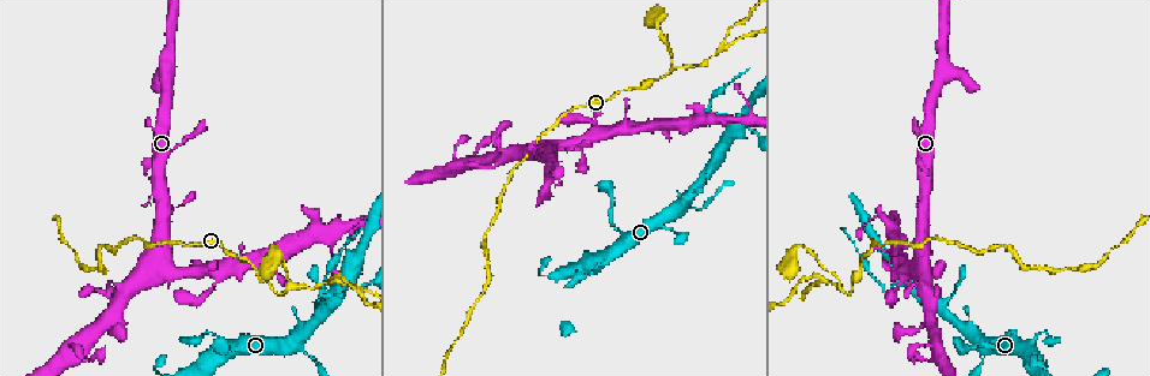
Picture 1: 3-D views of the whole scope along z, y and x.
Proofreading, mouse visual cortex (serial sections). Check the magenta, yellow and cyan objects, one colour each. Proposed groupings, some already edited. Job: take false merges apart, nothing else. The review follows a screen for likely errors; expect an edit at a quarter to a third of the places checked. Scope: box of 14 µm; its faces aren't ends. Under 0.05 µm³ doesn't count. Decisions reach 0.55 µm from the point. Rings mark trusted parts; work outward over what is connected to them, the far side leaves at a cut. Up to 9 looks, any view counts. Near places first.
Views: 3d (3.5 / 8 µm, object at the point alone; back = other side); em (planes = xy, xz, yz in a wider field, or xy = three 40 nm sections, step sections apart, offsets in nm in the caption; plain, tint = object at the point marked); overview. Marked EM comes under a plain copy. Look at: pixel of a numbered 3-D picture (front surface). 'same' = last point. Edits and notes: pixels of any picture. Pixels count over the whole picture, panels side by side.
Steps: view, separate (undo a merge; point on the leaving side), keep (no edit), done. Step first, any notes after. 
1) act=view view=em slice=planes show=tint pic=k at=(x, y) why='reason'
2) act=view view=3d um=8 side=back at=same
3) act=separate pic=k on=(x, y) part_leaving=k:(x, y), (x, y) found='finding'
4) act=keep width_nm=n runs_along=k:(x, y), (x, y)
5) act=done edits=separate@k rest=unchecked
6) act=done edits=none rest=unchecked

act=view view=3d um=3.5 side=back pic=1 at=(667, 227) why='abrupt turn'

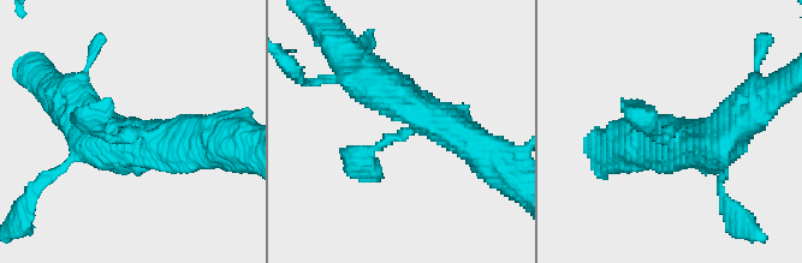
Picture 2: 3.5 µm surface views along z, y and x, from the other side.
act=view view=em slice=xy step=1 show=tint pic=2 at=(665, 135) why='shape alone is not enough'

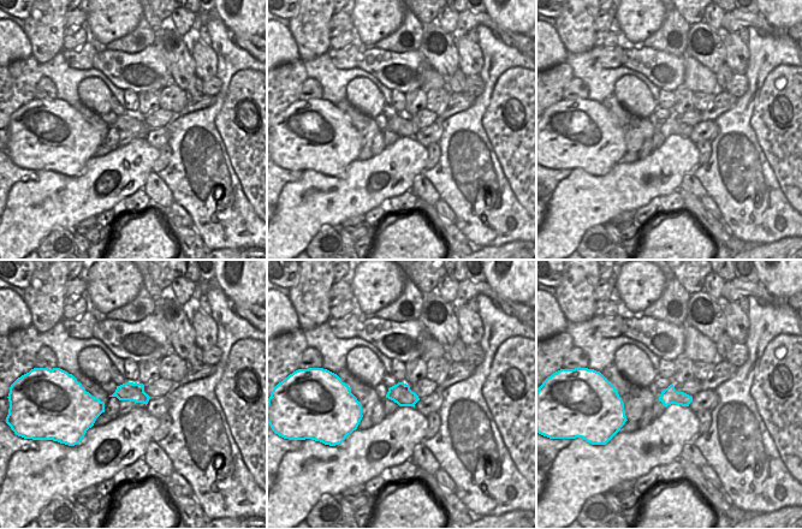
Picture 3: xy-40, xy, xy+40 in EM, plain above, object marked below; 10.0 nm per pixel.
act=keep runs_along=2:(195, 142), (106, 138), (106, 97) found='all the same cell'

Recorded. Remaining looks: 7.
act=view view=3d um=3.5 pic=1 at=(607, 257) why='three arms meet'

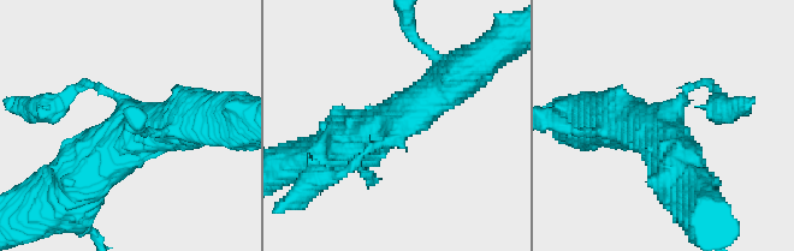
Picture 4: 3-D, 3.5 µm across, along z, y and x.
act=view view=em slice=xy step=2 show=tint pic=4 at=(396, 124)

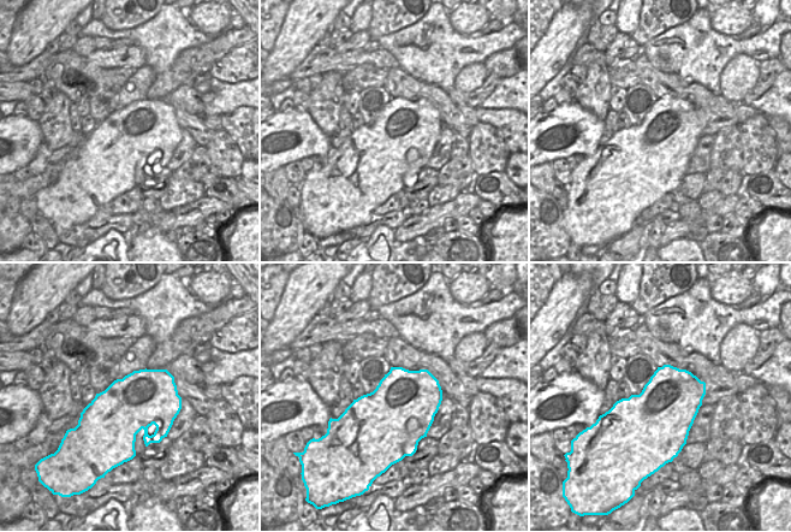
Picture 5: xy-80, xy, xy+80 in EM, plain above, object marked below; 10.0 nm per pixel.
act=view view=em slice=xy step=1 show=tint at=same

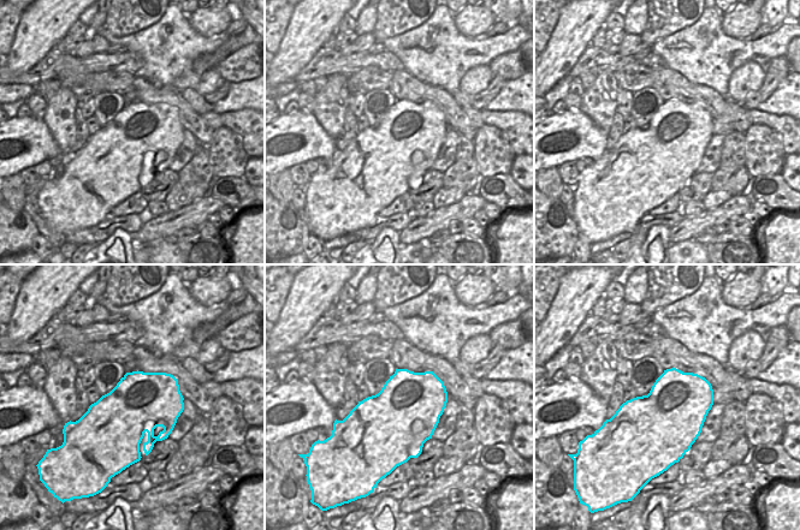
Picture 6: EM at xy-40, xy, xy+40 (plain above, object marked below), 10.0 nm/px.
act=keep arm_widths_nm=100,600,700 runs_along=4:(487, 55), (395, 123), (347, 138) found='one cell here'

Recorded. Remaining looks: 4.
act=view view=3d um=3.5 side=back pic=1 at=(292, 289) why='abrupt turn'

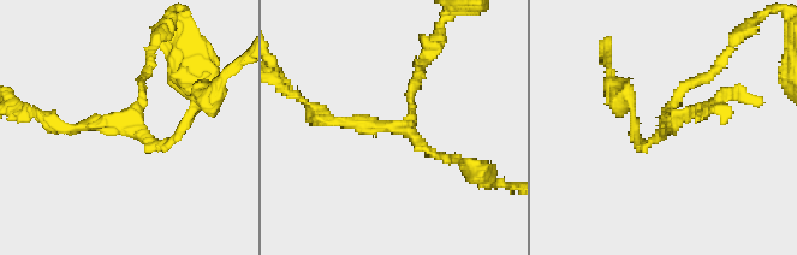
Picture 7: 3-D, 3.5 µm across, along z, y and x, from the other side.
act=view view=em slice=xy step=1 show=tint pic=7 at=(130, 128) arms=3 arm_widths_nm=150,150,150

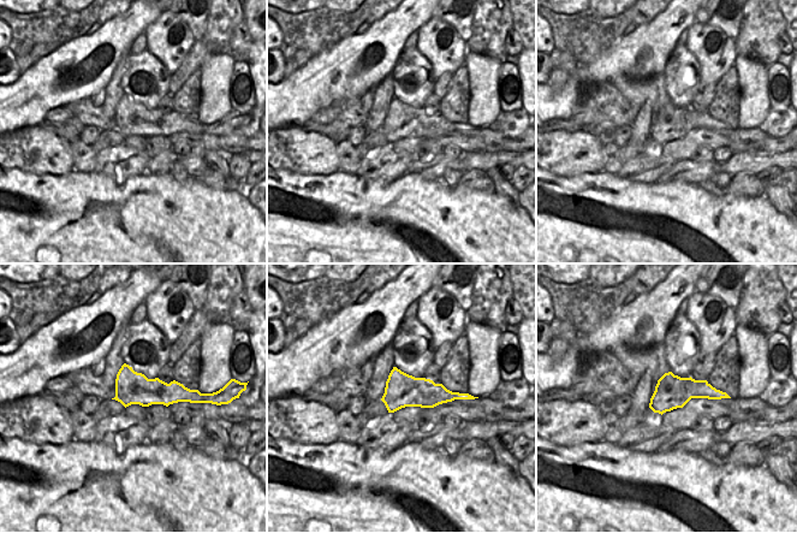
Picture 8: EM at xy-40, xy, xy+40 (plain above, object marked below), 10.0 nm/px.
act=keep width_nm=340 runs_along=7:(192, 113), (166, 143), (141, 136), (144, 72) found='continuous, no second cell'

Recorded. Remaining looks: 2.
act=done edits=none rest=unchecked

